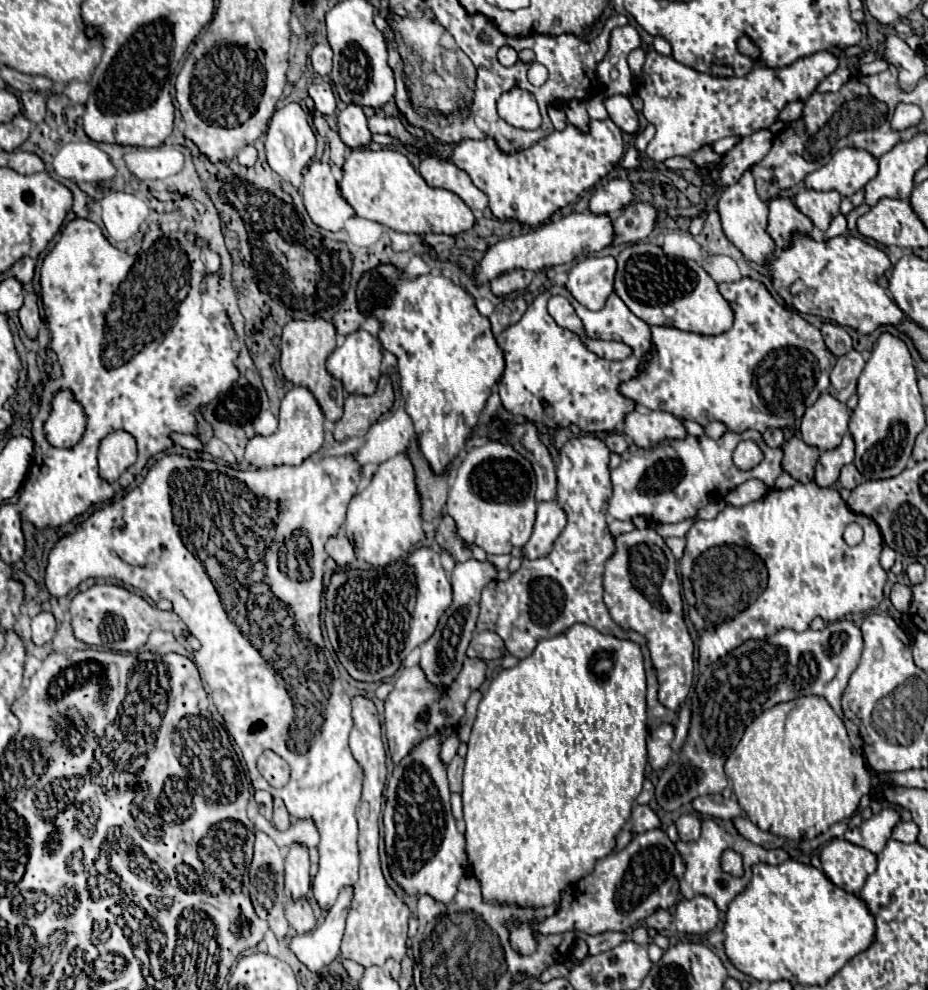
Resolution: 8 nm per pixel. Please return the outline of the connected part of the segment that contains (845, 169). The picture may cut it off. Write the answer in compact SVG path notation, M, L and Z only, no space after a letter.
M843 148L819 170L805 178L807 188L837 190L841 196L853 196L879 172L879 160L867 150Z

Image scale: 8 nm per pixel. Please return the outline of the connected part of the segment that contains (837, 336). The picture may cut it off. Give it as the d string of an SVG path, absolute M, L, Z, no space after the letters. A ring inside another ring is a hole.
M825 322L821 326L821 334L825 340L825 346L835 356L845 356L853 348L853 338L847 334L847 330L835 322Z

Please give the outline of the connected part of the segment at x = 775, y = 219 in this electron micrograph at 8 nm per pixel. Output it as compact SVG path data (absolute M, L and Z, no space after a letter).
M773 198L769 202L769 222L767 234L775 240L777 248L789 244L789 232L811 232L809 218L799 212L791 198Z

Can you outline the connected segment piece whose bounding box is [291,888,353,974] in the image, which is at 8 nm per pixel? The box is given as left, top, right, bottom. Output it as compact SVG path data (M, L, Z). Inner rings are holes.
M343 888L335 906L327 912L323 924L307 934L297 934L291 938L293 954L313 972L319 974L339 956L339 946L345 930L345 918L351 902L351 888Z

